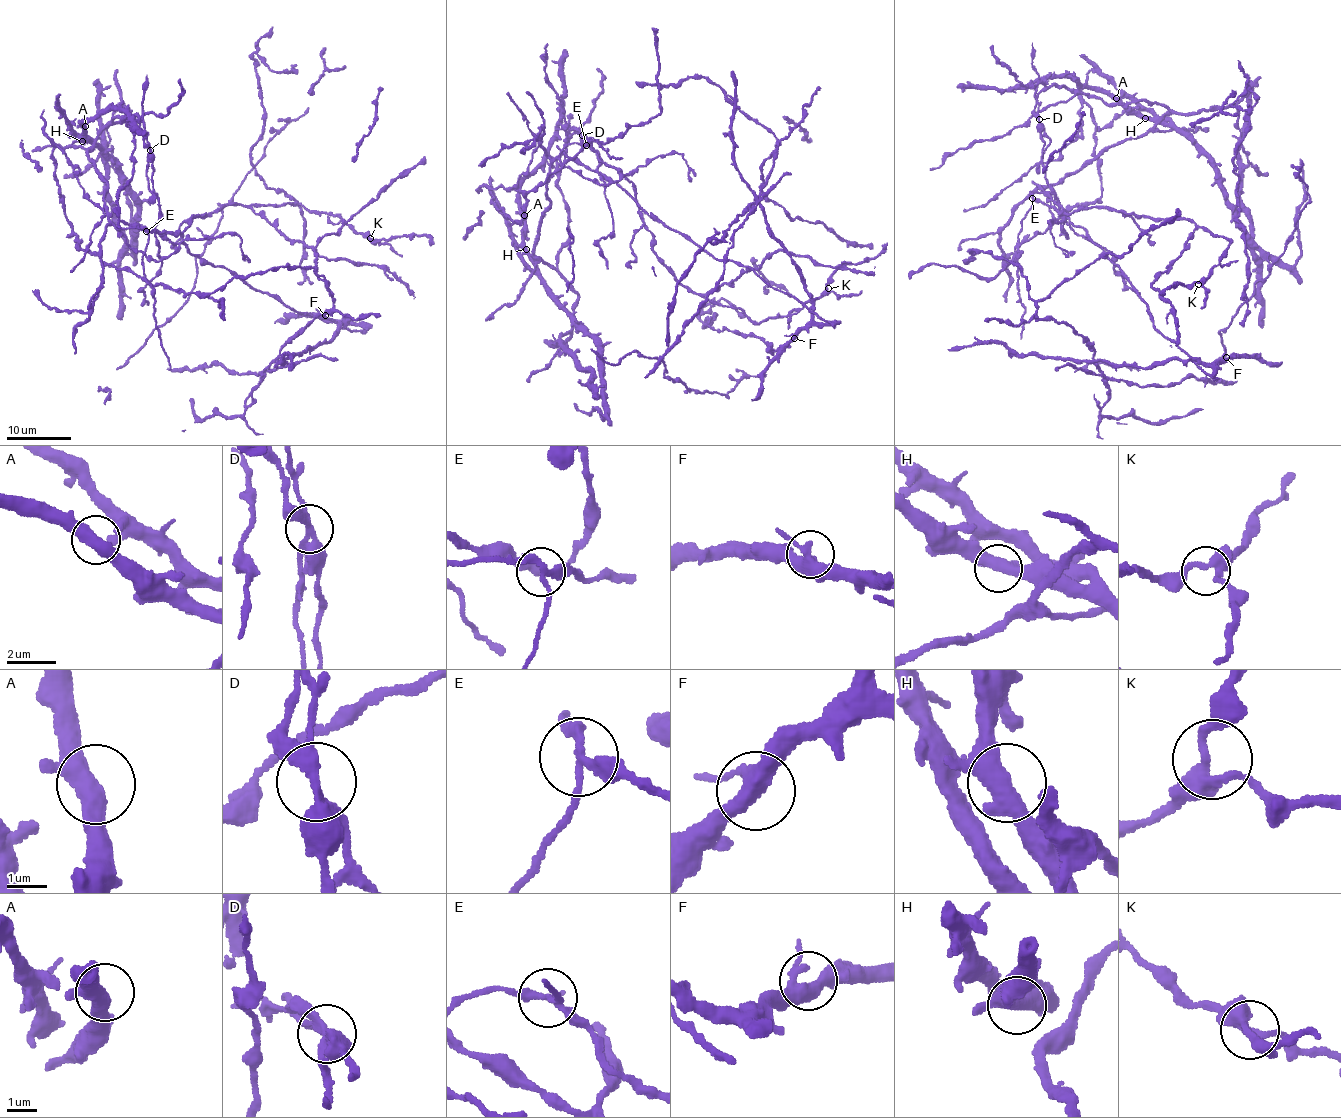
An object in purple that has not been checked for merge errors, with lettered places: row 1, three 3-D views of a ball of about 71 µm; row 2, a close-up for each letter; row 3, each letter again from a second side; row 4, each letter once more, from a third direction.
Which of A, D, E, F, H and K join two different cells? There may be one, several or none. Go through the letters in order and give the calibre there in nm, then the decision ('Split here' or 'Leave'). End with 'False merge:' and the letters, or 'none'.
A: Thickness 400 nm. Leave
D: Thickness 280 nm. Split here
E: Thickness 200 nm. Split here
F: Thickness 400 nm. Leave
H: Thickness 400 nm. Leave
K: Thickness 300 nm. Leave
False merge: D, E

